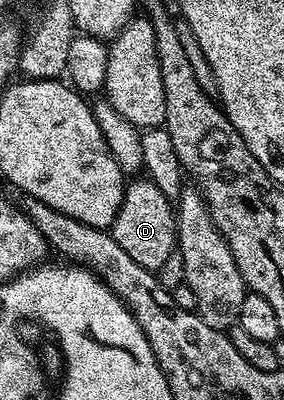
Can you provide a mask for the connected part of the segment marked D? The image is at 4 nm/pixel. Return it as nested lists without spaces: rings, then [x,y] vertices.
[[[136,178],[125,185],[122,206],[110,229],[122,250],[138,266],[151,272],[160,269],[176,248],[176,217],[171,199],[147,178]]]

